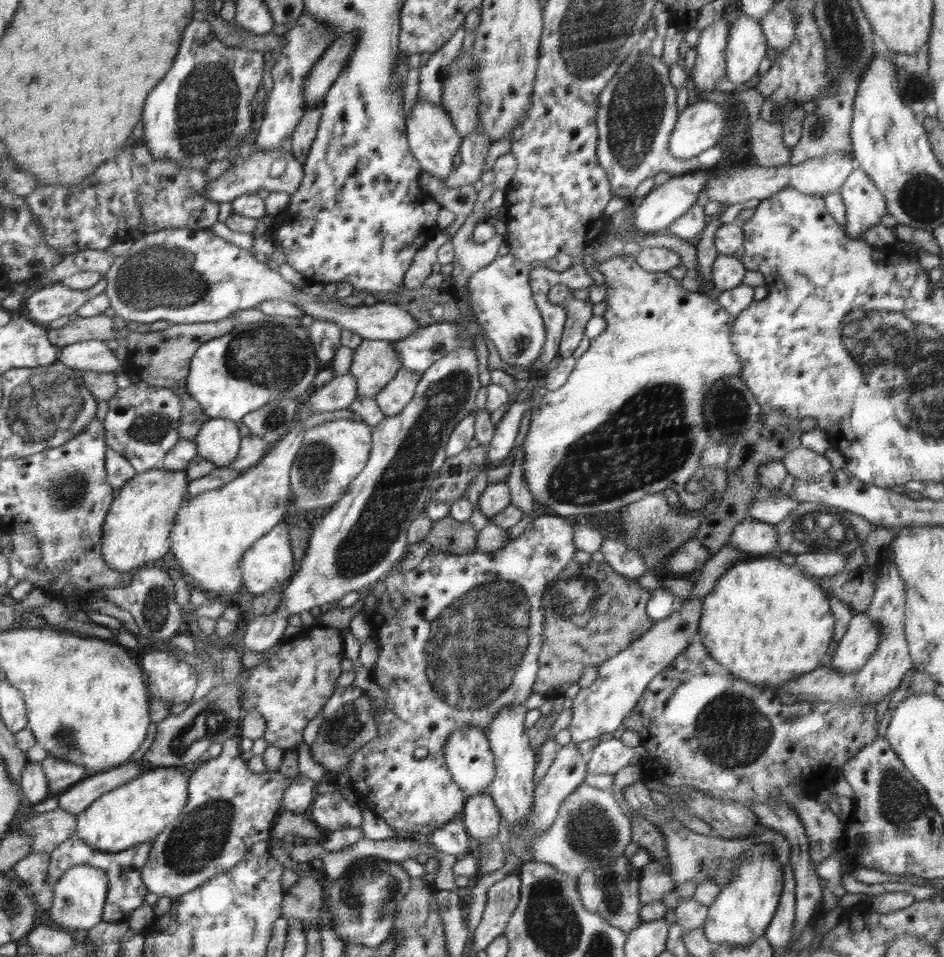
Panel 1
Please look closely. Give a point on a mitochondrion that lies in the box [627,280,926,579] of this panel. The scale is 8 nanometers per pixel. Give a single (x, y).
(816, 531)

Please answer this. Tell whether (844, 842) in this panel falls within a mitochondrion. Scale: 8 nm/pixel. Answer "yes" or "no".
no

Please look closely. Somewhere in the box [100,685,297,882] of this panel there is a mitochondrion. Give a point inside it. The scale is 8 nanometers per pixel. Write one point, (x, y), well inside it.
(197, 841)

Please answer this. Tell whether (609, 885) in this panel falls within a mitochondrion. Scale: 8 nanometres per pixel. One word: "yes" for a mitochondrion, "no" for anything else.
yes

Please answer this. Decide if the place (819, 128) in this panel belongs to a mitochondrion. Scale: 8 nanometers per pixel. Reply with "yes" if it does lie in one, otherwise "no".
yes

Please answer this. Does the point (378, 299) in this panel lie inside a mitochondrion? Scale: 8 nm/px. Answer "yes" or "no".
no

